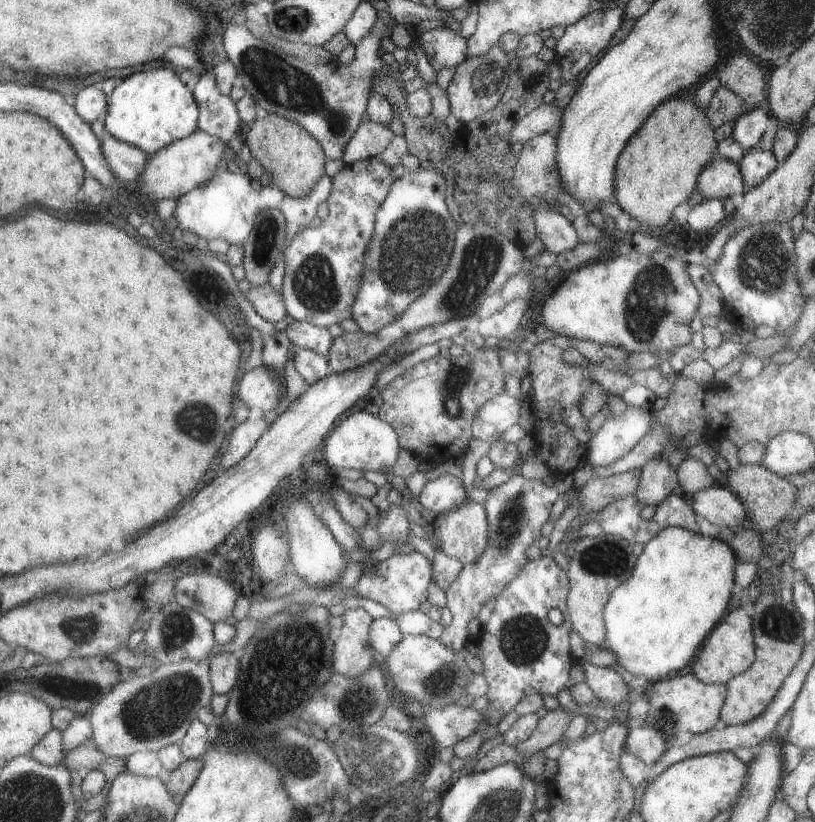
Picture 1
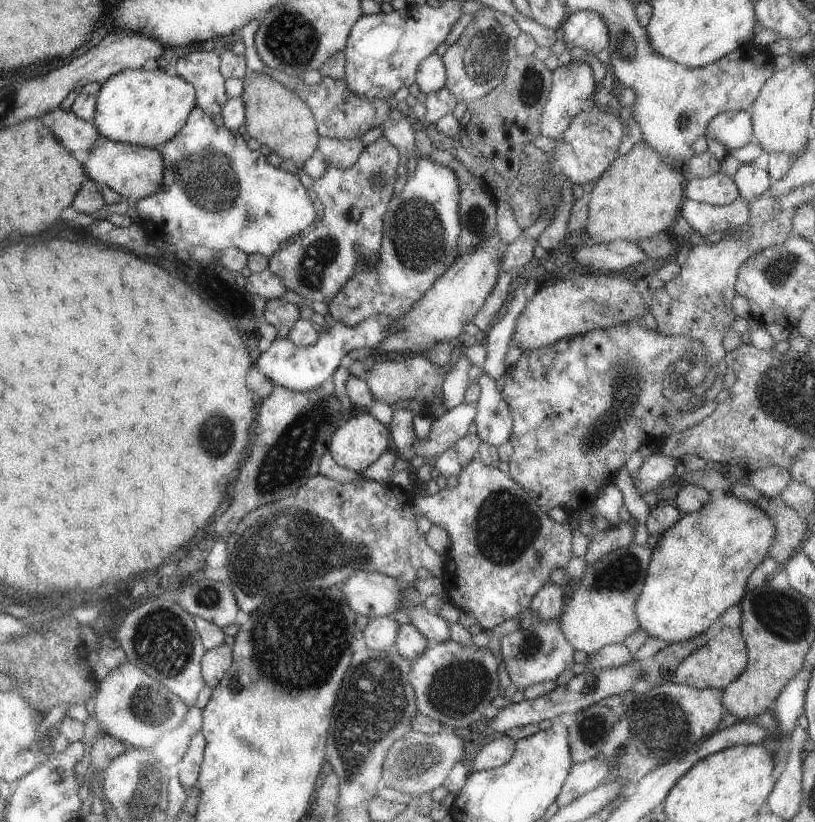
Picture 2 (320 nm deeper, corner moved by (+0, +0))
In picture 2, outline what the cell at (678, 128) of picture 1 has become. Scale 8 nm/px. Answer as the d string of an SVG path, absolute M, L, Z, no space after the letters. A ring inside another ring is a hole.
M643 139L613 162L599 175L587 197L587 218L582 232L595 243L633 241L665 234L670 230L683 201L686 174L679 163L669 165Z

